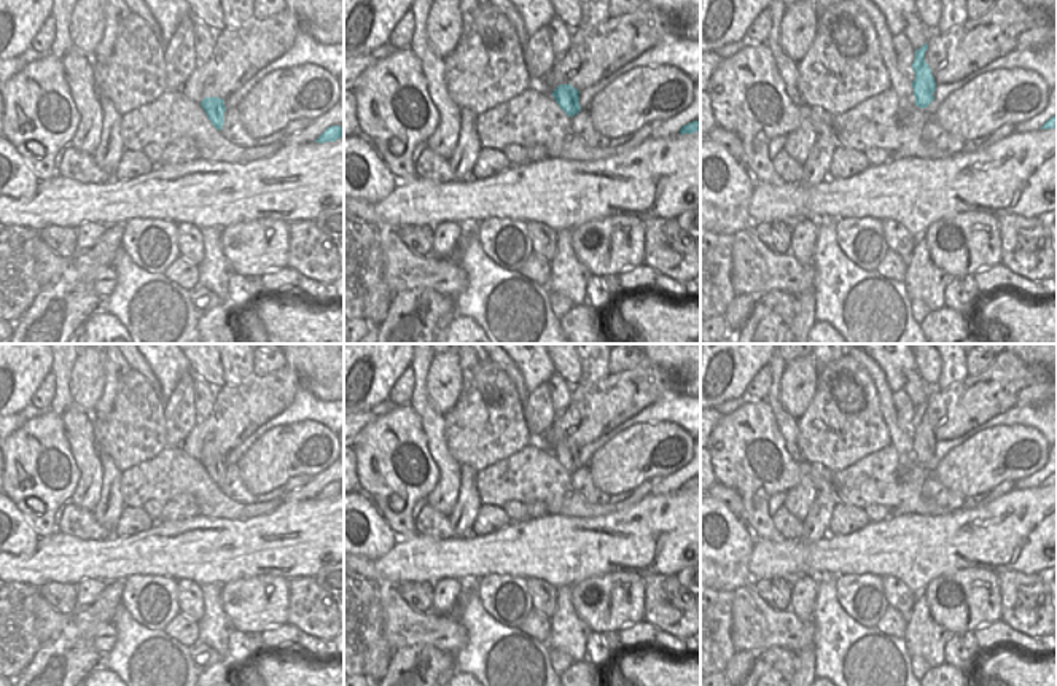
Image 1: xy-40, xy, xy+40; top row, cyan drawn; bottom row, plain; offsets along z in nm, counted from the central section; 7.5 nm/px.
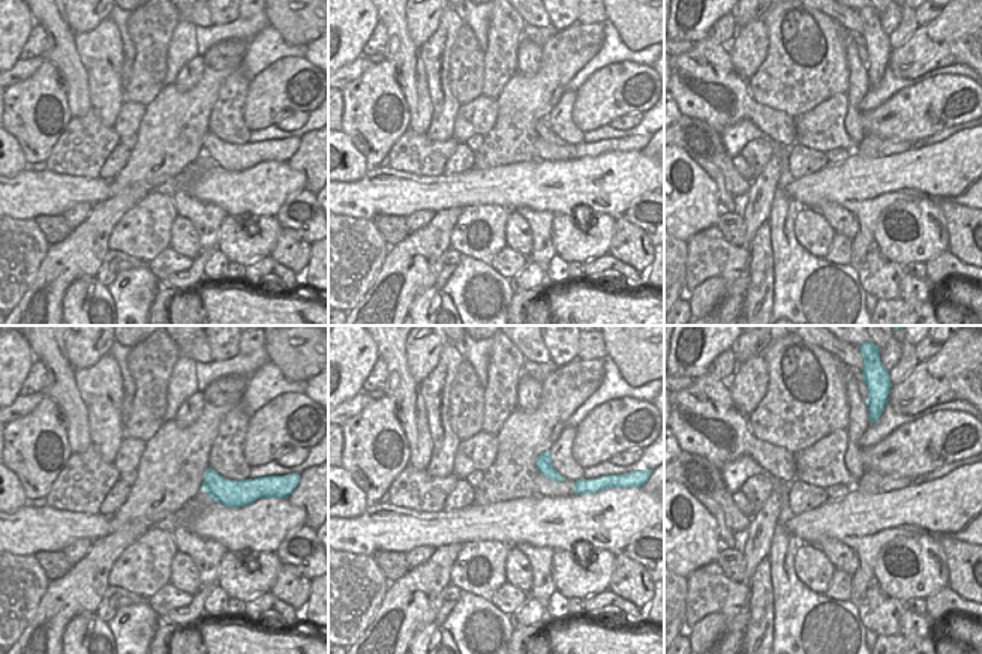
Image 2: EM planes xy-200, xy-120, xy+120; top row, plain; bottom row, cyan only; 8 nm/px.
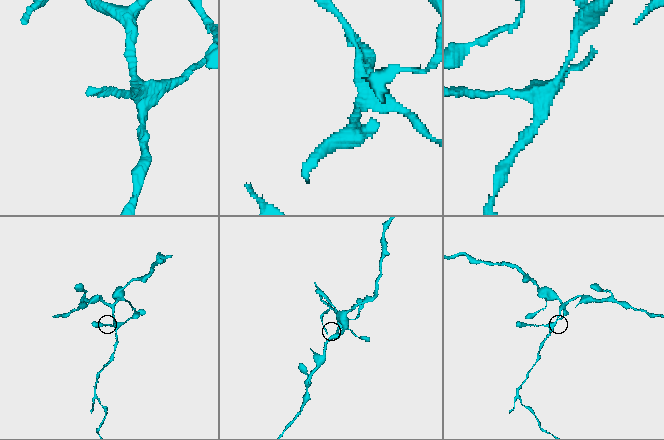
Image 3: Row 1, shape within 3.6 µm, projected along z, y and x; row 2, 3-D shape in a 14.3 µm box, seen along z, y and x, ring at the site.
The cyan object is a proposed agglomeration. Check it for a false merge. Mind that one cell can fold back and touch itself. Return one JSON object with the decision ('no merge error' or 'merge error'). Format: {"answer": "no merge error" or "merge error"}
{"answer": "merge error"}

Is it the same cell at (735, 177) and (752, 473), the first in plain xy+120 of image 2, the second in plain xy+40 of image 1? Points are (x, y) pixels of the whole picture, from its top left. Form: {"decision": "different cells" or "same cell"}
{"decision": "same cell"}

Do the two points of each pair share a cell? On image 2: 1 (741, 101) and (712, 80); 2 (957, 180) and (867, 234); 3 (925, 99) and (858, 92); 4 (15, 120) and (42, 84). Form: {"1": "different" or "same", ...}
{"1": "same", "2": "same", "3": "different", "4": "same"}

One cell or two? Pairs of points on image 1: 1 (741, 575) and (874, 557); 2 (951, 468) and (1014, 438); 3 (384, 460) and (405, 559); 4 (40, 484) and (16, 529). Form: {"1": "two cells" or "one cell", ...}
{"1": "two cells", "2": "one cell", "3": "two cells", "4": "two cells"}

